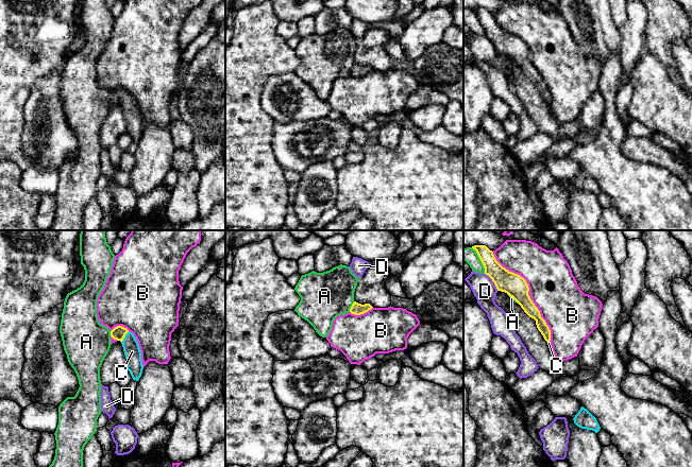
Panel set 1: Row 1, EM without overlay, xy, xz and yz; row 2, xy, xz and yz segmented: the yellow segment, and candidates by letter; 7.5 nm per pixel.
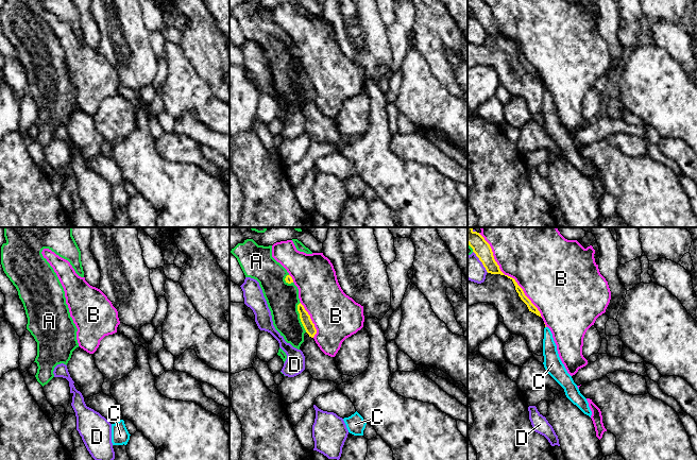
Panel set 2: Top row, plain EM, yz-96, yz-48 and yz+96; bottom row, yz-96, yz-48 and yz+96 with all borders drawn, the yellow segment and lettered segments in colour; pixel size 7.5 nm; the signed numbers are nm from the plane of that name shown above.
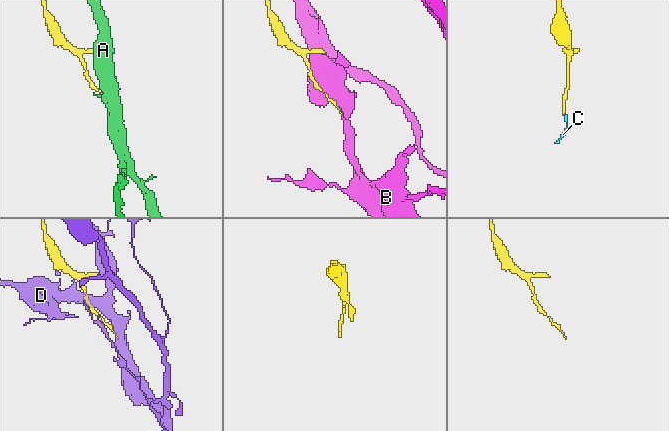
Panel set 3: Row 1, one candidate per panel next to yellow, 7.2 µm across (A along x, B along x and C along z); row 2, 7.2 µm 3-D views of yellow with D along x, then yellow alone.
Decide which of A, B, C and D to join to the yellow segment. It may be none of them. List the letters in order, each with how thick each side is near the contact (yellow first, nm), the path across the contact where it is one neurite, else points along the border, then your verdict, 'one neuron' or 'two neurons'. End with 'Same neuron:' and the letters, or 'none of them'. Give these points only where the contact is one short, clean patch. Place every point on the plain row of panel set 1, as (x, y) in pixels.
A: 90 nm thick on the yellow side, 360 nm on the other; two neurons
B: 170 nm thick on the yellow side, 360 nm on the other; two neurons
C: 100 nm thick on the yellow side, 130 nm on the other; runs through xy (118, 94), (124, 98), (129, 103), (132, 114); one neuron
D: 170 nm thick on the yellow side, 180 nm on the other; two neurons
Same neuron: C

